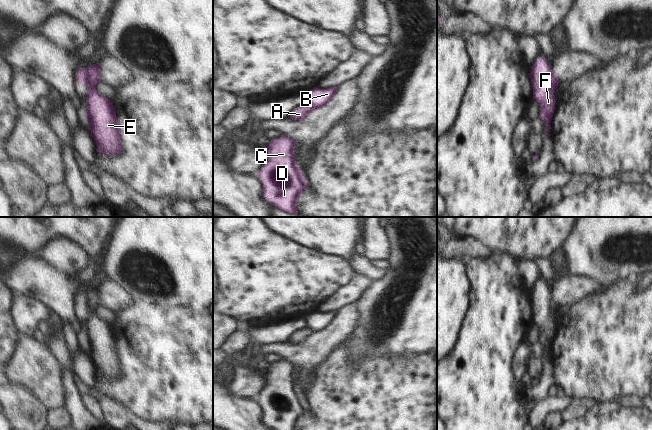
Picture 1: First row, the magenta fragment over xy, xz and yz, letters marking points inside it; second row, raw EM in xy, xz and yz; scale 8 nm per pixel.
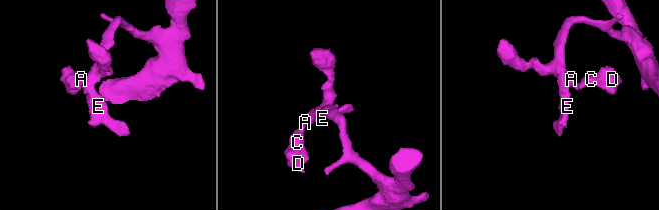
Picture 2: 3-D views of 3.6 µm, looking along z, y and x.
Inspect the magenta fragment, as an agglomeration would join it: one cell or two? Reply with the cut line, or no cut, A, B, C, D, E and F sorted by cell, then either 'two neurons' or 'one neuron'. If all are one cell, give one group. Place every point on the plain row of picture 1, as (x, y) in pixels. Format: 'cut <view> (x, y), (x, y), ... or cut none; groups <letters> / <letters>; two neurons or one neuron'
cut xy (88, 291), (90, 299), (90, 315), (88, 319); groups A C D / B E F; two neurons

